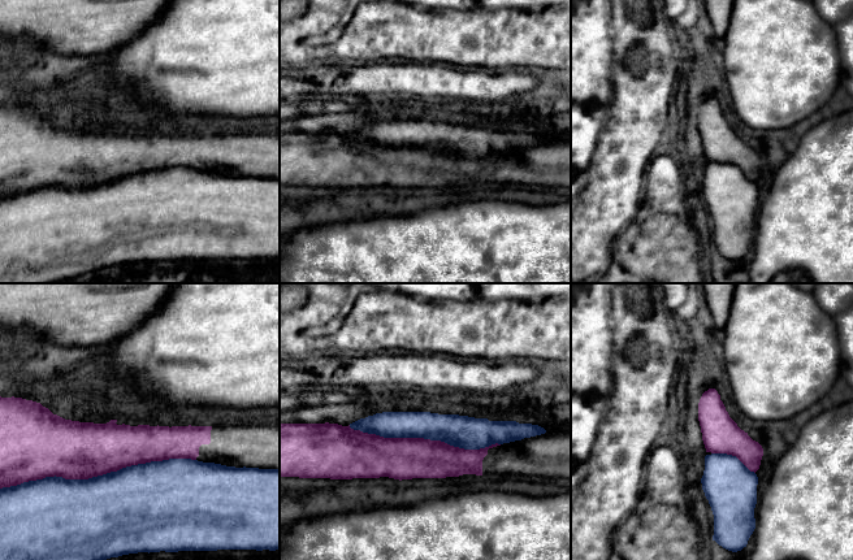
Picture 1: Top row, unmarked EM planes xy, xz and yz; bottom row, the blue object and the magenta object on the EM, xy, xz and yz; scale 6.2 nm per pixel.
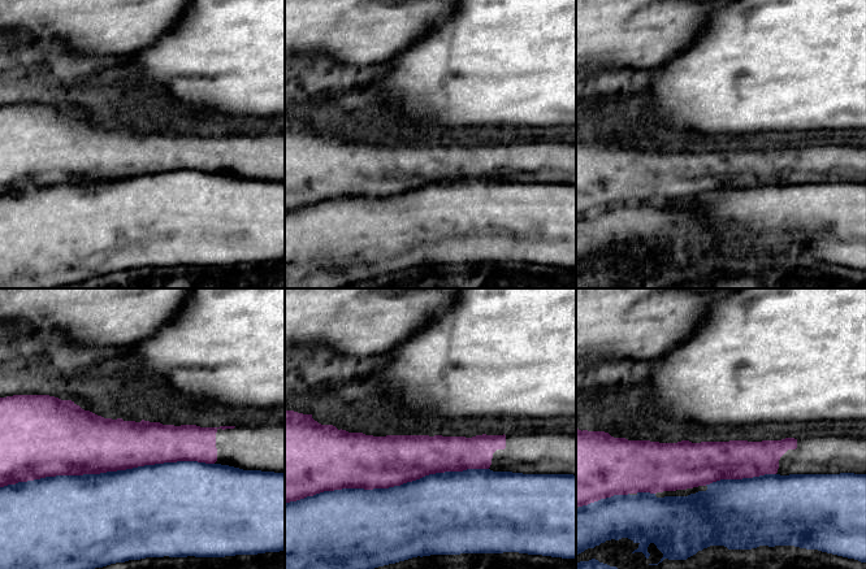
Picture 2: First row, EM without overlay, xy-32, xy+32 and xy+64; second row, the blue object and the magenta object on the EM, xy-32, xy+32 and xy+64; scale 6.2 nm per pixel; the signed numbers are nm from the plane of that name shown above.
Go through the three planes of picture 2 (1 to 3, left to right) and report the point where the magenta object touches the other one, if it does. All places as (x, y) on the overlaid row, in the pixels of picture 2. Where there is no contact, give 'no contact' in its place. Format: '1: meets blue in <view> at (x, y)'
1: meets blue in xy-32 at (107, 472)
2: meets blue in xy+32 at (386, 489)
3: meets blue in xy+64 at (740, 480)

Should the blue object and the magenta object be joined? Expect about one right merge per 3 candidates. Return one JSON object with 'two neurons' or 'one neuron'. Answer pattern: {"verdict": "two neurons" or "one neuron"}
{"verdict": "two neurons"}

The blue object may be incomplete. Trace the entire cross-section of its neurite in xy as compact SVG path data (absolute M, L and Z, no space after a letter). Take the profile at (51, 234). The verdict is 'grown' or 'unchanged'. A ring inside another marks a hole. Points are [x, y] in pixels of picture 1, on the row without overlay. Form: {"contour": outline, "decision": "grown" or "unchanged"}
{"contour": "M169 168L88 188L46 186L0 197L0 283L56 283L138 261L280 259L280 178Z", "decision": "unchanged"}

